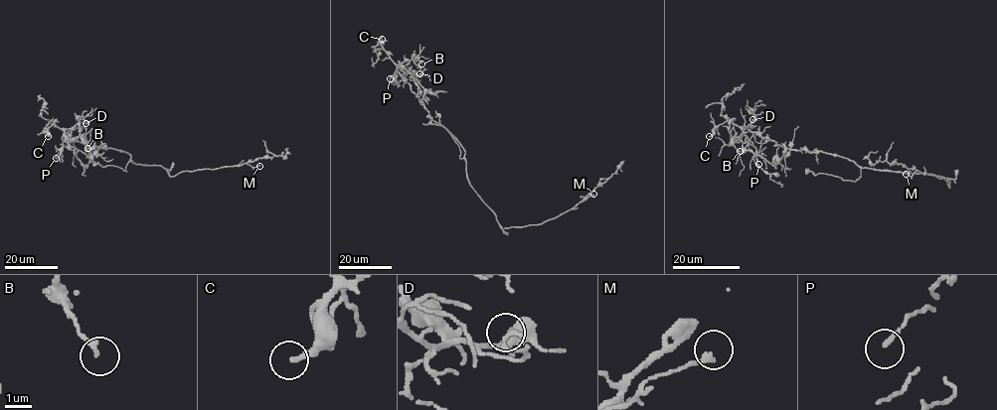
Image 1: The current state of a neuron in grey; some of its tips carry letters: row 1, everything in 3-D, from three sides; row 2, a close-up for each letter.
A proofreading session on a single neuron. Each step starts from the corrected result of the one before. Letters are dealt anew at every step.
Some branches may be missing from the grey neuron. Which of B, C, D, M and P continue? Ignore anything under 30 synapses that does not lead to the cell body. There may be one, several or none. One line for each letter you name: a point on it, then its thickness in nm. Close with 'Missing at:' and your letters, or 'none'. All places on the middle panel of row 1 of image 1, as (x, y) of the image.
C: at (382, 39); 240 nm thick
Missing at: C

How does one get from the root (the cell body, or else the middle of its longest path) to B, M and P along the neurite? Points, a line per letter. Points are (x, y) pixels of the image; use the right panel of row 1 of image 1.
B: (883, 171), (861, 168), (826, 152), (789, 150), (747, 129), (733, 140), (740, 151)
M: (883, 171), (941, 176), (949, 182), (949, 187), (944, 178), (918, 171), (911, 176), (906, 174)
P: (883, 171), (861, 168), (826, 152), (789, 150), (744, 129), (743, 133), (756, 149), (753, 161), (758, 164)

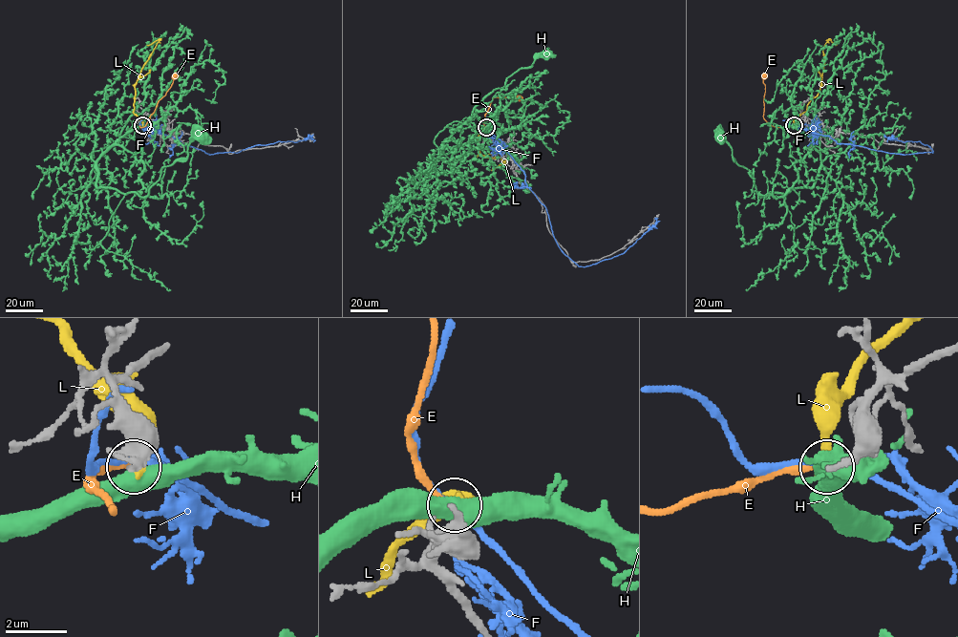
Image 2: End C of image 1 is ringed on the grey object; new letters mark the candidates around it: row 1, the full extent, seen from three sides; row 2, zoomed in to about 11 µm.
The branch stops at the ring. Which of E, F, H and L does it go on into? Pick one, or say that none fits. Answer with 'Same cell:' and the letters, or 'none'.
Same cell: none

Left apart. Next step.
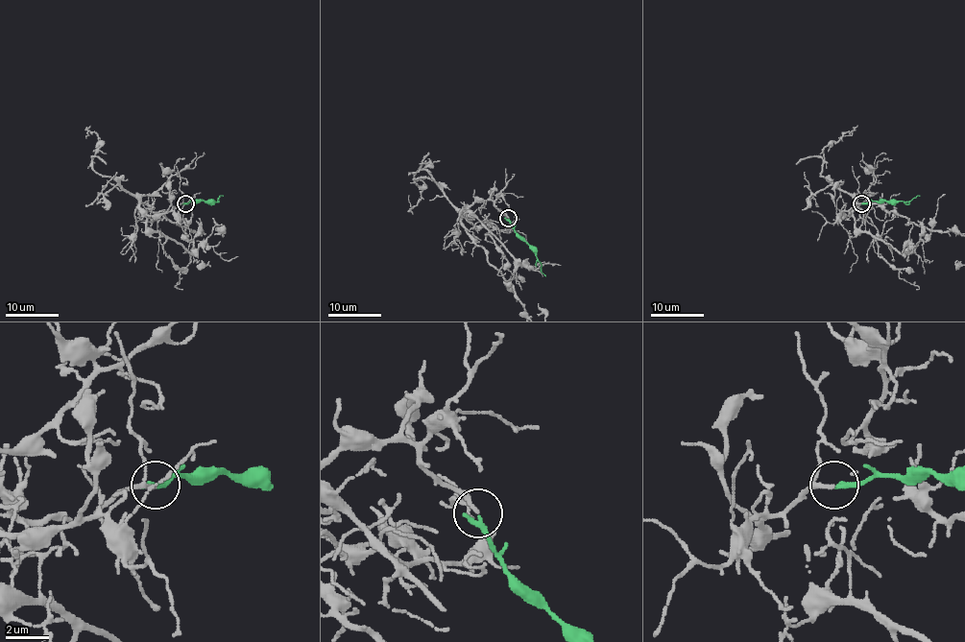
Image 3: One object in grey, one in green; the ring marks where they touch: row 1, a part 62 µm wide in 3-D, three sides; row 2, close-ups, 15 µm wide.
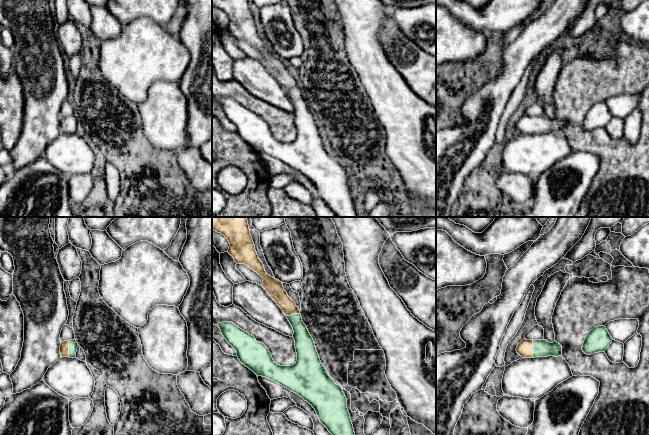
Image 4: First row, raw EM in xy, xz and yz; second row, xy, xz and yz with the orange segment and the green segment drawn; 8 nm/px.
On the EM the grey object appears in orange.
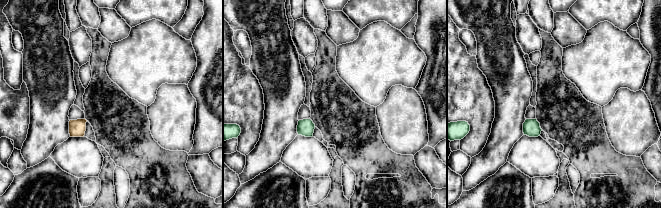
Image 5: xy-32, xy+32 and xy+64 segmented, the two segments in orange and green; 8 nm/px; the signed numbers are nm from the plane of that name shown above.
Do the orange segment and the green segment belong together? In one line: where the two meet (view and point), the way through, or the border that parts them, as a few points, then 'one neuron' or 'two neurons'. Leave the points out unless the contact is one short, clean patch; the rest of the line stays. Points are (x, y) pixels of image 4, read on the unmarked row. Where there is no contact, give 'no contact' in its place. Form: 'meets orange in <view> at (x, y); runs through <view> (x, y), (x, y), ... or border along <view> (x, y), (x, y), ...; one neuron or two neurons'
meets orange in xy at (68, 125); runs through xy (64, 123), (68, 125), (73, 121); one neuron

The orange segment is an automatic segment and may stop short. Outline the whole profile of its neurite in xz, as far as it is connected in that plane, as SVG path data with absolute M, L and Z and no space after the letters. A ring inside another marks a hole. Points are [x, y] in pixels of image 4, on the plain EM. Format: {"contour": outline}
{"contour": "M212 0L212 6L221 9L228 15L230 22L227 28L234 34L237 40L247 41L263 54L263 60L261 62L282 85L294 107L292 113L295 116L297 137L292 142L280 142L274 138L269 125L263 119L257 118L254 112L231 98L218 99L217 101L222 111L236 126L236 132L240 138L256 151L266 153L301 172L315 185L320 198L337 217L358 217L347 184L347 175L342 164L329 152L327 146L321 139L314 116L302 97L300 86L284 66L283 59L266 49L264 41L258 34L255 26L249 1Z"}

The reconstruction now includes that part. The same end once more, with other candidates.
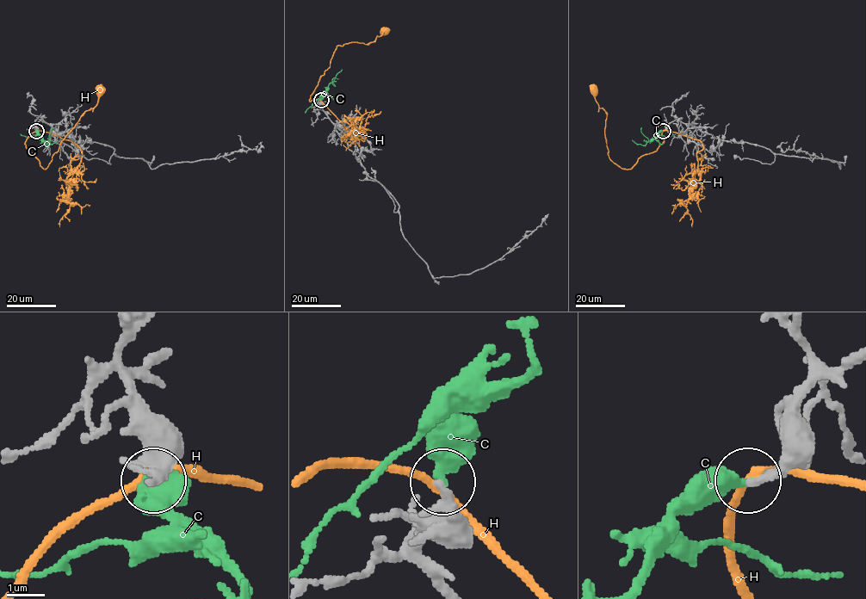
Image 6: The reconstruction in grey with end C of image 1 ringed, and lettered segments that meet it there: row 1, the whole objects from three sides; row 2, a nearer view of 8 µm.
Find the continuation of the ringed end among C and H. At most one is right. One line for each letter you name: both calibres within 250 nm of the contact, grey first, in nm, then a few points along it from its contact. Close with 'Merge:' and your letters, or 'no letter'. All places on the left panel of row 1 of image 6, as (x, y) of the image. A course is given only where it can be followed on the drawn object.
C: 280 nm thick on the grey side, 400 nm on the other; it runs (36, 131), (46, 145), (54, 127)
Merge: C

